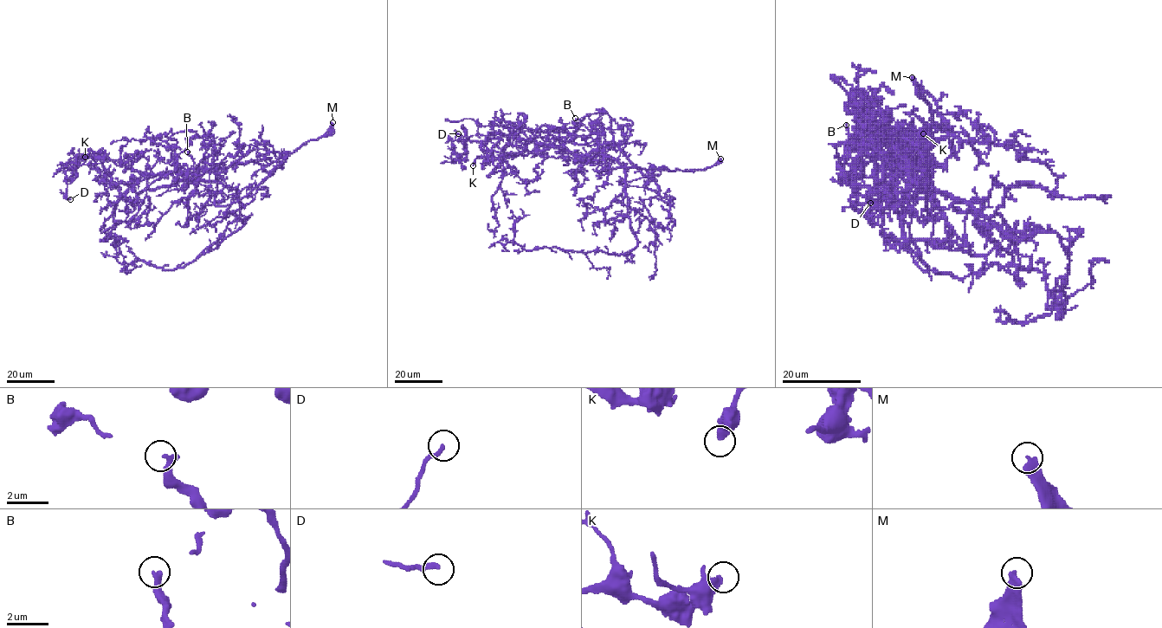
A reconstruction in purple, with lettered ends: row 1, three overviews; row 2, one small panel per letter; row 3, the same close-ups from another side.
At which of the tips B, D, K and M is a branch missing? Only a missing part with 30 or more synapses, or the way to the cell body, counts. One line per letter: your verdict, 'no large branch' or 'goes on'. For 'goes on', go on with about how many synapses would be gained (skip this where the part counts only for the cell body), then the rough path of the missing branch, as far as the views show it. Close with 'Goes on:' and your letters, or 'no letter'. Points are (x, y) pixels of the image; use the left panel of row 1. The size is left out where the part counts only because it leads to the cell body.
B: no large branch
D: no large branch
K: no large branch
M: goes on; missing branch runs (332, 122), (340, 123), (357, 115), (362, 118)
Goes on: M

